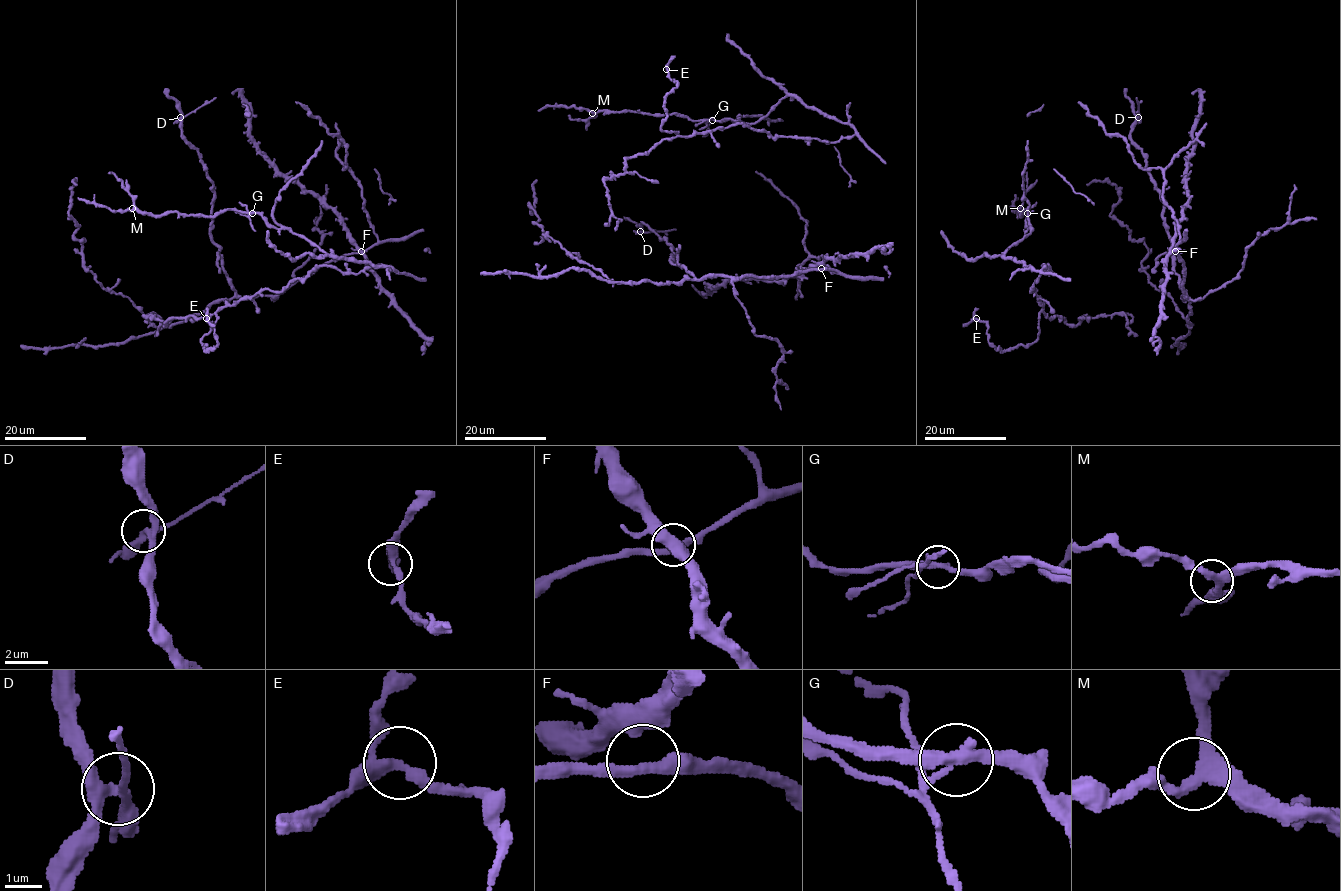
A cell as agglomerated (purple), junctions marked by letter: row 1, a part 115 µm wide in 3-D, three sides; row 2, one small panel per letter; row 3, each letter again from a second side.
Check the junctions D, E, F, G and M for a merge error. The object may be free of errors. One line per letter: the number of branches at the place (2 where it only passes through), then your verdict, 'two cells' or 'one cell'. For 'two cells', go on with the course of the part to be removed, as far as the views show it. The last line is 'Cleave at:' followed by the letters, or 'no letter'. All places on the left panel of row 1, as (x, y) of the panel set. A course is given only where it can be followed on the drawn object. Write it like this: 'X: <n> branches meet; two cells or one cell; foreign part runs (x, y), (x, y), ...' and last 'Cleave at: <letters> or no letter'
D: 4 branches meet; one cell
E: 3 branches meet; one cell
F: 3 branches meet; one cell
G: 4 branches meet; two cells; foreign part runs (252, 213), (249, 215), (246, 206), (239, 202)
M: 3 branches meet; one cell
Cleave at: G

